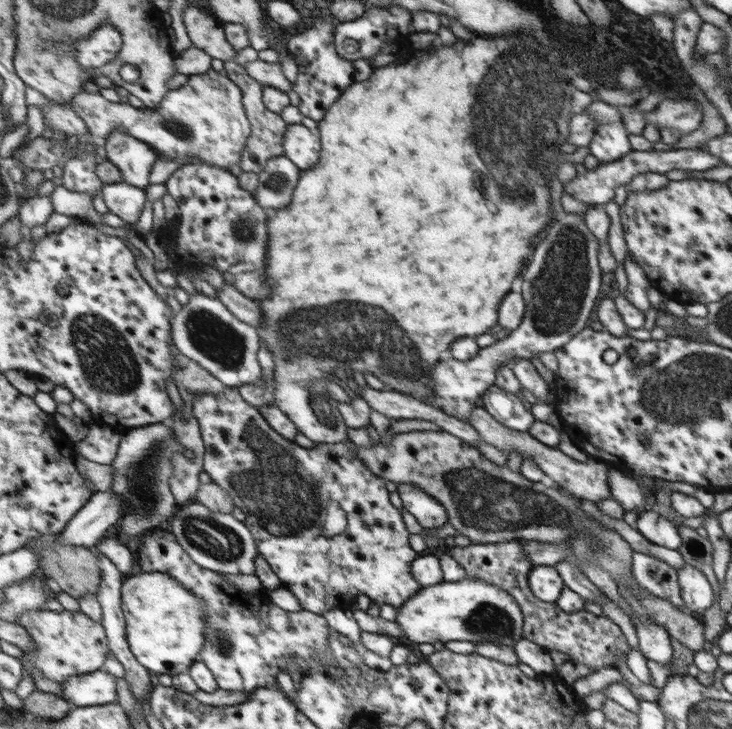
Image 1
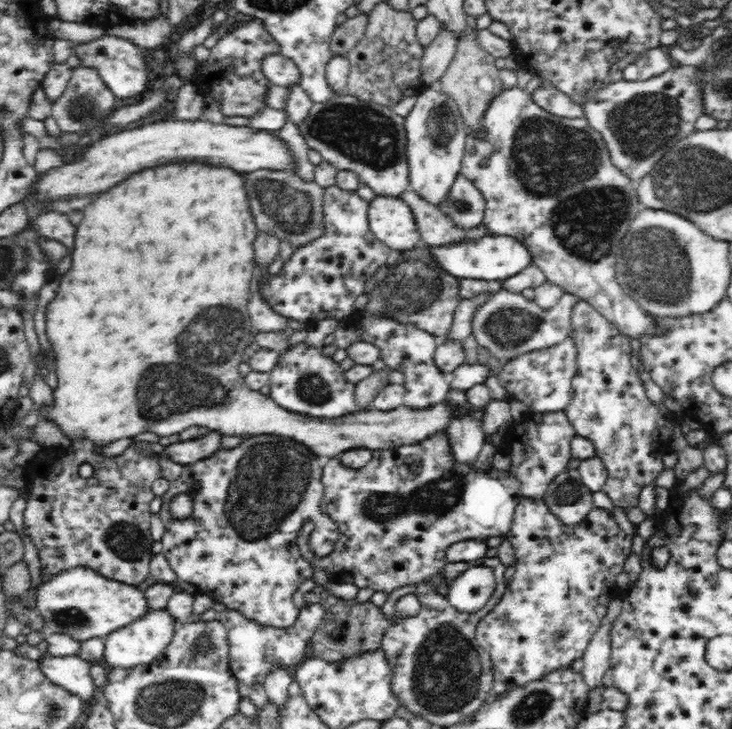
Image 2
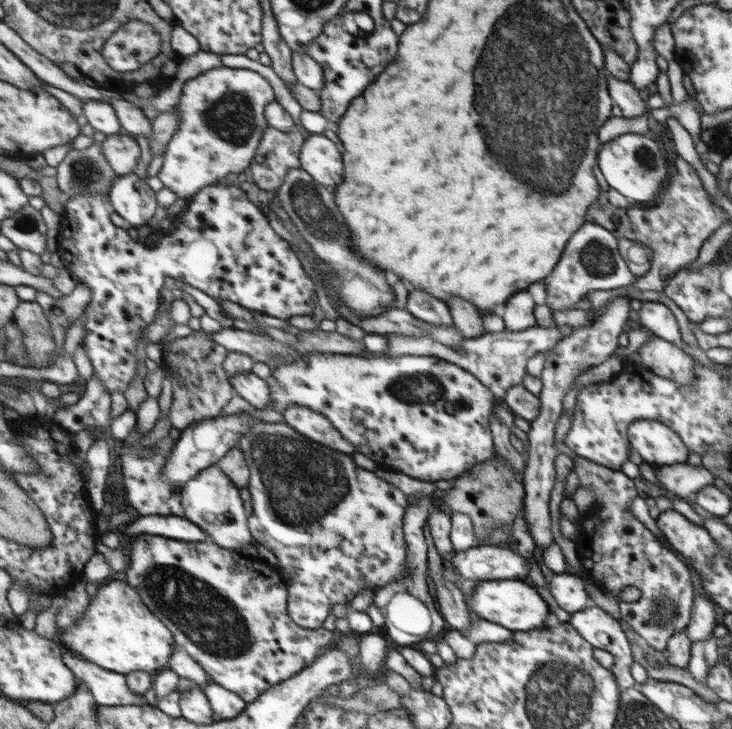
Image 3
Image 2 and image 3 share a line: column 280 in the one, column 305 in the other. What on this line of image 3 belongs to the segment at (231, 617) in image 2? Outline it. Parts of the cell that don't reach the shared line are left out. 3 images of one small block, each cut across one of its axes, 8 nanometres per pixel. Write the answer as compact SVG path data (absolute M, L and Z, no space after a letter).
M144 534L133 538L131 542L132 552L130 555L130 568L127 570L127 582L137 587L141 591L142 598L148 603L149 607L155 611L173 630L177 643L185 648L202 665L202 668L211 676L214 683L226 687L238 697L245 700L247 704L257 701L265 690L272 689L273 686L280 685L282 681L294 677L296 672L304 669L304 666L312 664L322 648L326 648L332 642L332 633L323 626L320 629L308 629L298 626L293 621L290 614L286 614L286 598L289 598L289 590L286 590L286 584L280 578L280 572L272 570L270 565L259 558L251 558L232 550L226 550L225 547L215 545L212 541L206 540L198 543L197 541L185 541L182 539L168 538L162 535Z

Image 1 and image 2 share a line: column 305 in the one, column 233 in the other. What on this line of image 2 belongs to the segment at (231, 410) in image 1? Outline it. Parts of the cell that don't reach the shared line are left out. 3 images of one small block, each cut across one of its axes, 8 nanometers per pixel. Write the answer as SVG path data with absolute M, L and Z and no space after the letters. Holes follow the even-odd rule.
M262 434L244 437L236 448L221 449L209 458L186 465L182 476L170 481L168 492L161 497L161 509L158 512L165 528L160 540L163 546L162 554L175 572L180 586L190 589L194 595L208 593L249 619L266 626L284 628L292 625L298 614L292 595L315 571L315 566L310 560L303 558L297 545L297 533L301 526L307 523L315 524L309 544L319 558L324 558L334 551L334 545L340 544L341 536L337 525L328 515L322 513L321 509L325 498L322 464L323 461L314 457L308 448L296 443L294 439L280 439L276 435ZM195 483L198 483L200 488L192 492ZM184 492L193 497L192 514L186 518L174 518L169 511L169 503L174 496Z

